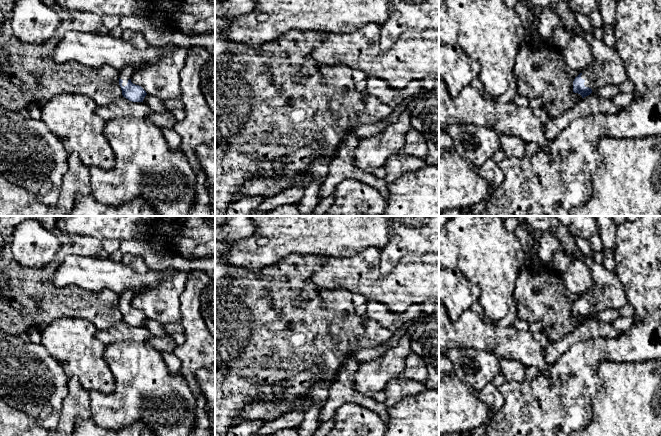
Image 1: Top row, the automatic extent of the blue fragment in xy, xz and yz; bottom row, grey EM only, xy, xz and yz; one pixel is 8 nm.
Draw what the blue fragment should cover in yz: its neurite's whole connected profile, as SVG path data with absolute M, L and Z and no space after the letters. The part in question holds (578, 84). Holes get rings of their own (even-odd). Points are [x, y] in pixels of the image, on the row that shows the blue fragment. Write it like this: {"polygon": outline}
{"polygon": "M580 28L579 36L590 45L594 60L573 81L573 92L582 98L590 95L593 90L615 85L628 80L625 65L615 47L607 46L603 40Z"}

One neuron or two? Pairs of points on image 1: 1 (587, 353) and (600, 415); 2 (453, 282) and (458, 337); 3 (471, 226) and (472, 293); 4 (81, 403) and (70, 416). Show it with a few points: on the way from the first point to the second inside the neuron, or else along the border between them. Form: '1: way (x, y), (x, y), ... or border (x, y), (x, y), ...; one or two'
1: border (598, 372), (601, 387), (593, 398), (591, 418); two
2: border (470, 307), (455, 320), (449, 319); two
3: border (452, 270), (463, 274), (478, 288), (478, 301); two
4: way (78, 406), (71, 413); one

